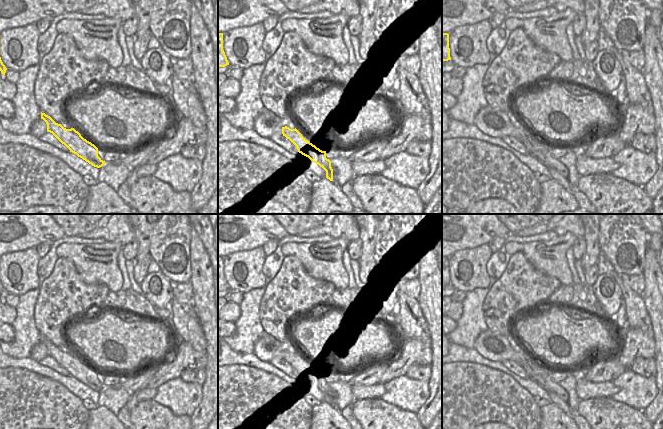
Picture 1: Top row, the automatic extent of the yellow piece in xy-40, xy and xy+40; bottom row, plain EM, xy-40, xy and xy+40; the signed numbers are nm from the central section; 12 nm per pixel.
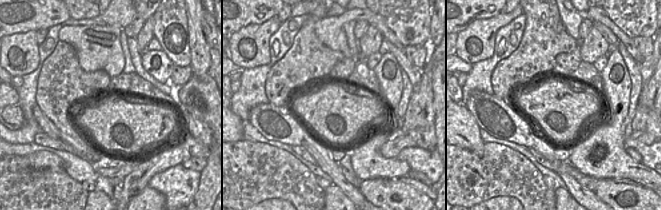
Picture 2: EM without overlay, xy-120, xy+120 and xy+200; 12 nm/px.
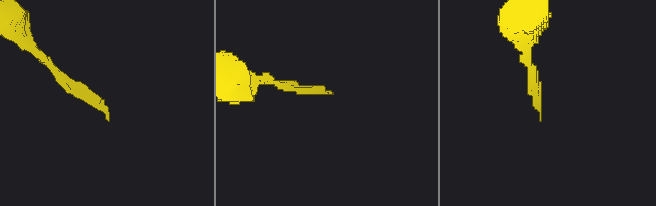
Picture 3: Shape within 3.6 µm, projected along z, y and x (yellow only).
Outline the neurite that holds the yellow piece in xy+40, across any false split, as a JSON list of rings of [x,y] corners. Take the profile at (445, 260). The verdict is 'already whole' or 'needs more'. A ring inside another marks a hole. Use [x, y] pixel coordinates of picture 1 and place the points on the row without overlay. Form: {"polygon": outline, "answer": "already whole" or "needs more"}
{"polygon": [[[442,257],[442,285],[451,284],[449,272],[449,258]]], "answer": "already whole"}

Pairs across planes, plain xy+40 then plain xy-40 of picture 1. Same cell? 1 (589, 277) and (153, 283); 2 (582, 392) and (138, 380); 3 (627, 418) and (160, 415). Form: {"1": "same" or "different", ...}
{"1": "different", "2": "different", "3": "same"}

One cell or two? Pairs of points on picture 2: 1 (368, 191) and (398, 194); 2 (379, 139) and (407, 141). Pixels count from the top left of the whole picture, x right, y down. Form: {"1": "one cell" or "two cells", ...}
{"1": "one cell", "2": "two cells"}

